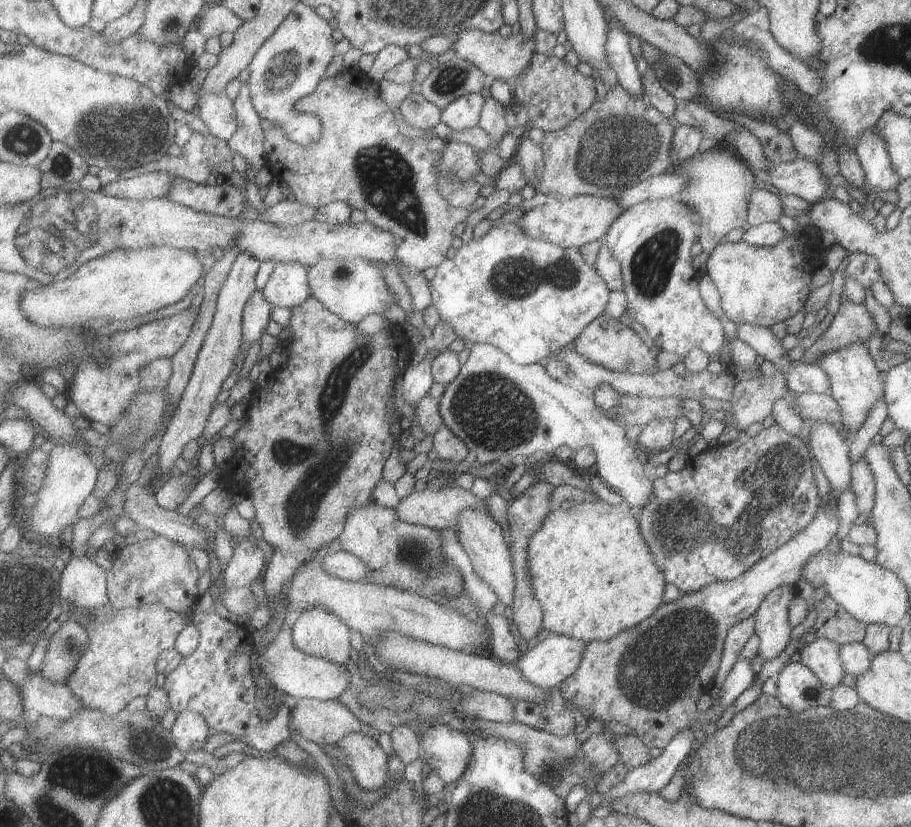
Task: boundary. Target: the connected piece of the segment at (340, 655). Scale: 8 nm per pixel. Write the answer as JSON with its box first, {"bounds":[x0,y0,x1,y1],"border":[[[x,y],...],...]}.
{"bounds":[292,606,349,666],"border":[[[315,606],[311,610],[305,610],[294,623],[292,634],[295,645],[303,652],[346,666],[349,660],[349,630],[347,630],[346,622],[341,617],[335,616],[330,609]]]}

